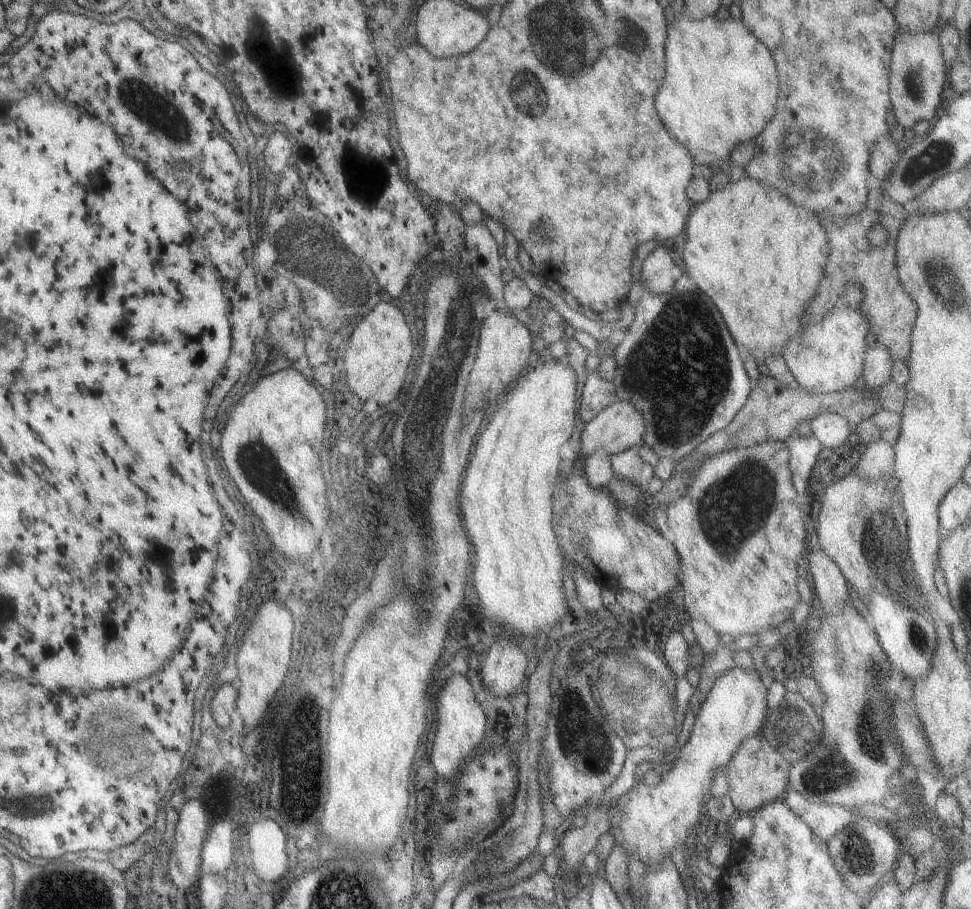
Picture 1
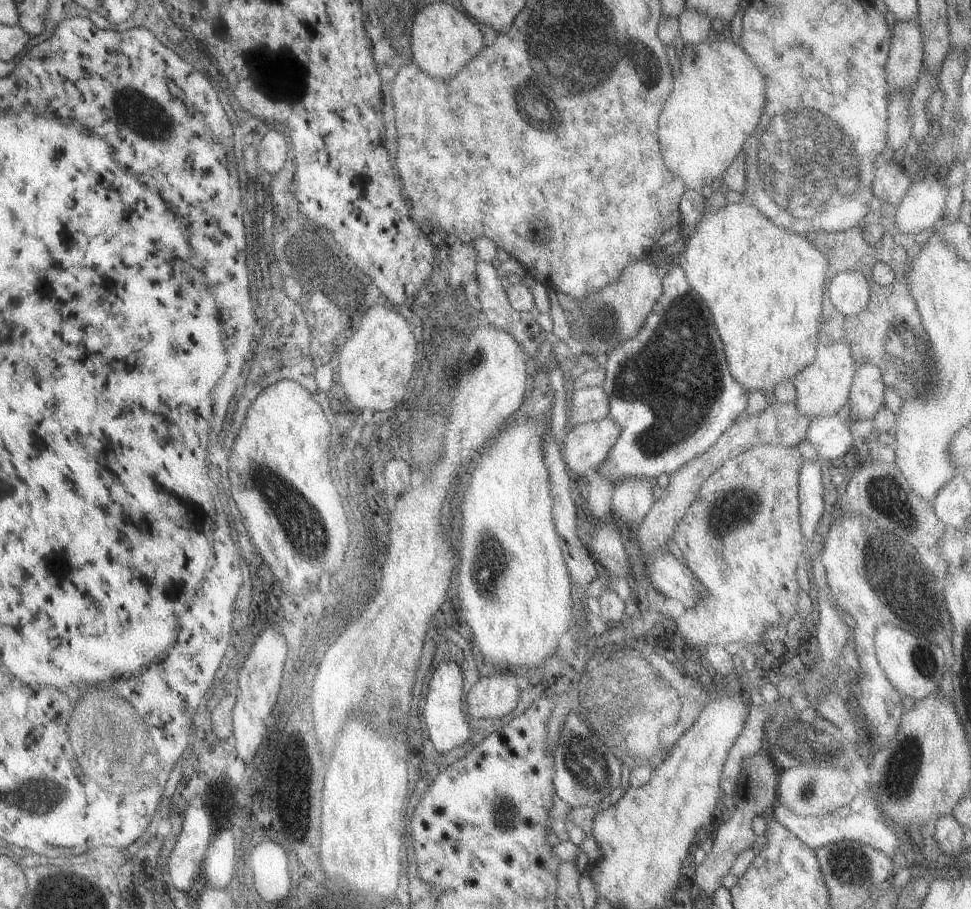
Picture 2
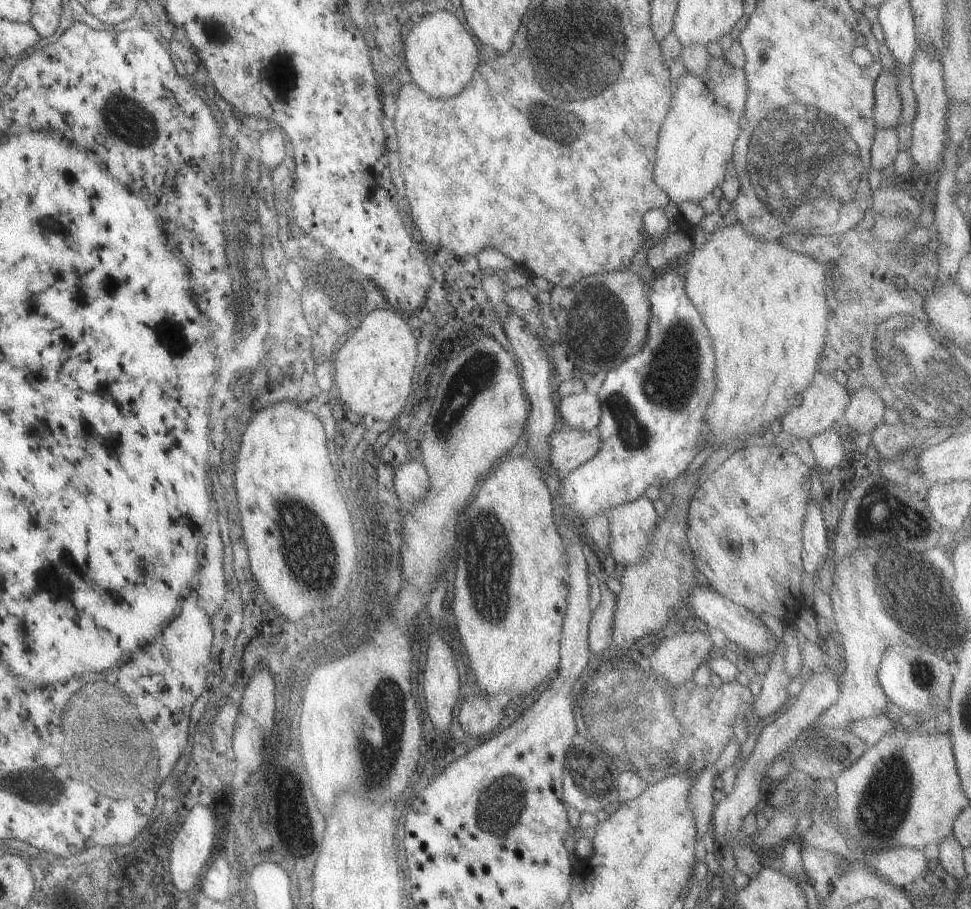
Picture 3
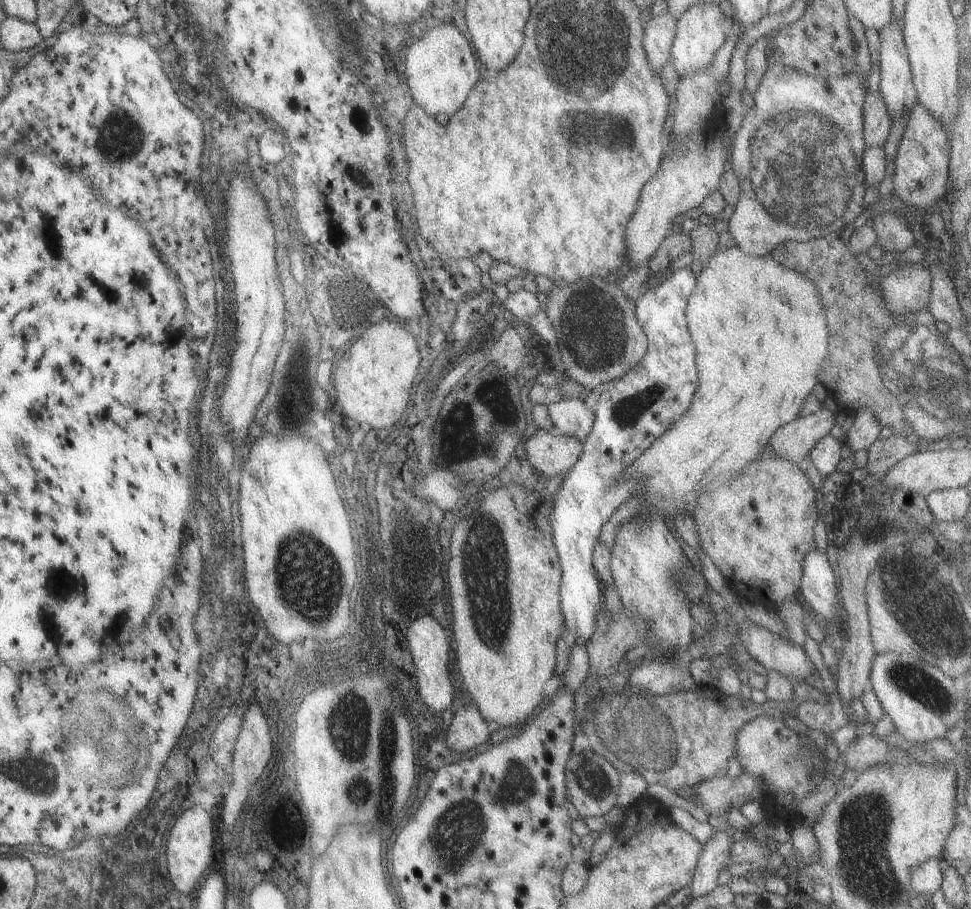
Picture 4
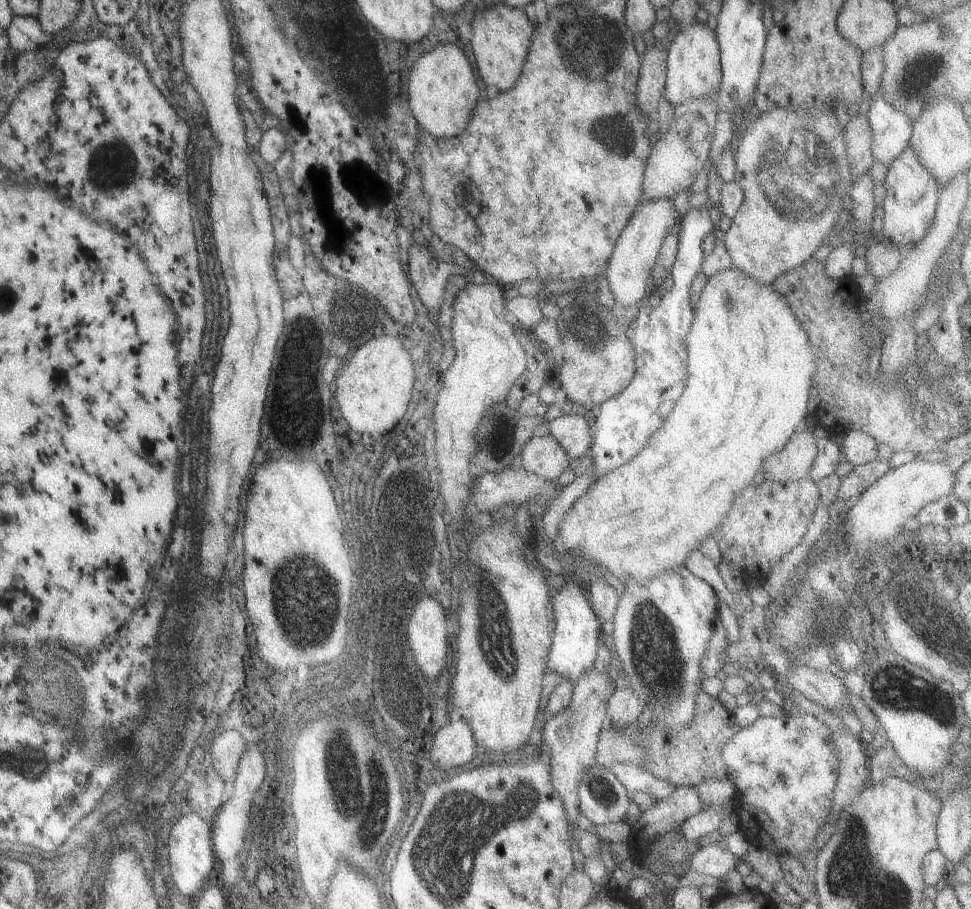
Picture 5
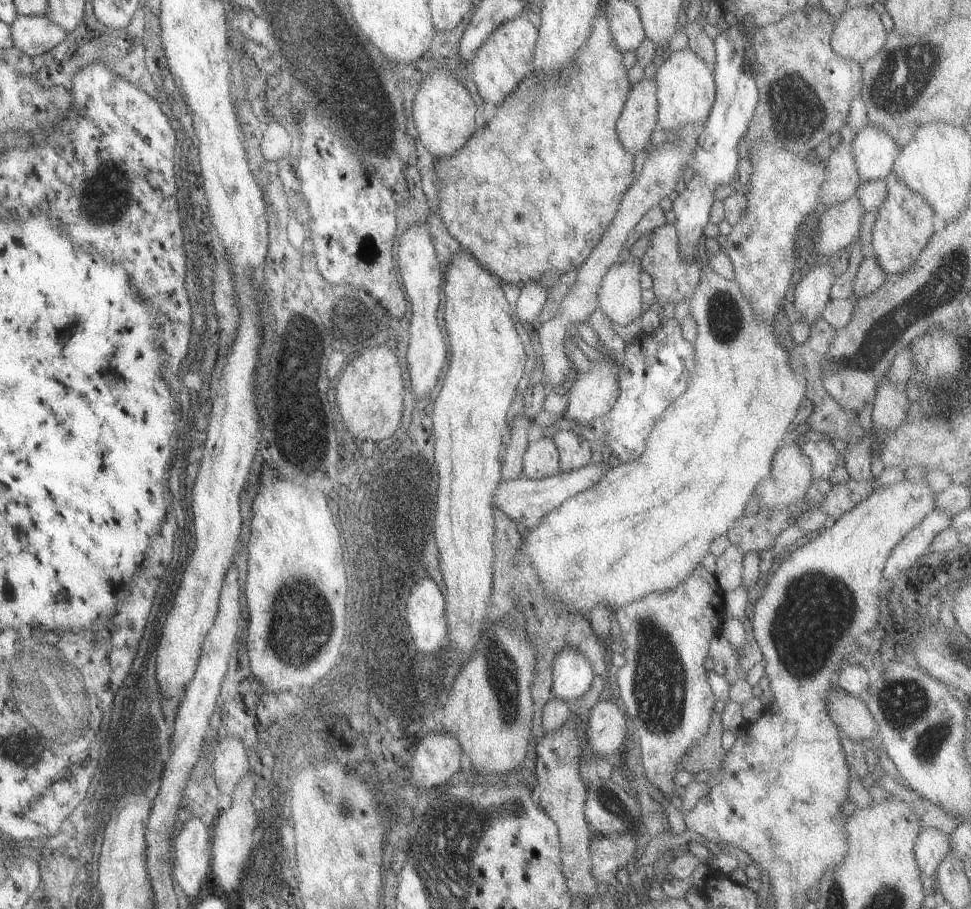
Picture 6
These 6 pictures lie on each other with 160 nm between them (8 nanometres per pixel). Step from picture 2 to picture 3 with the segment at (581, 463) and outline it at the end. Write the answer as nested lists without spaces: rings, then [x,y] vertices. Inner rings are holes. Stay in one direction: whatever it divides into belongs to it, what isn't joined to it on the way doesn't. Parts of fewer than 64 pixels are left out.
[[[560,427],[551,431],[546,438],[548,466],[560,476],[566,475],[589,460],[599,445],[595,427],[588,431]]]

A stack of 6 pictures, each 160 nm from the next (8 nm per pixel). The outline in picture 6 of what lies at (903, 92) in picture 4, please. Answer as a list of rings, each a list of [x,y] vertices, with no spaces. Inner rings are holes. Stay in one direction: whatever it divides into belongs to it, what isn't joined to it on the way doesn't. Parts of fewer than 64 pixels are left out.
[[[865,125],[850,142],[850,151],[859,183],[885,178],[898,153],[895,141],[880,129]]]

